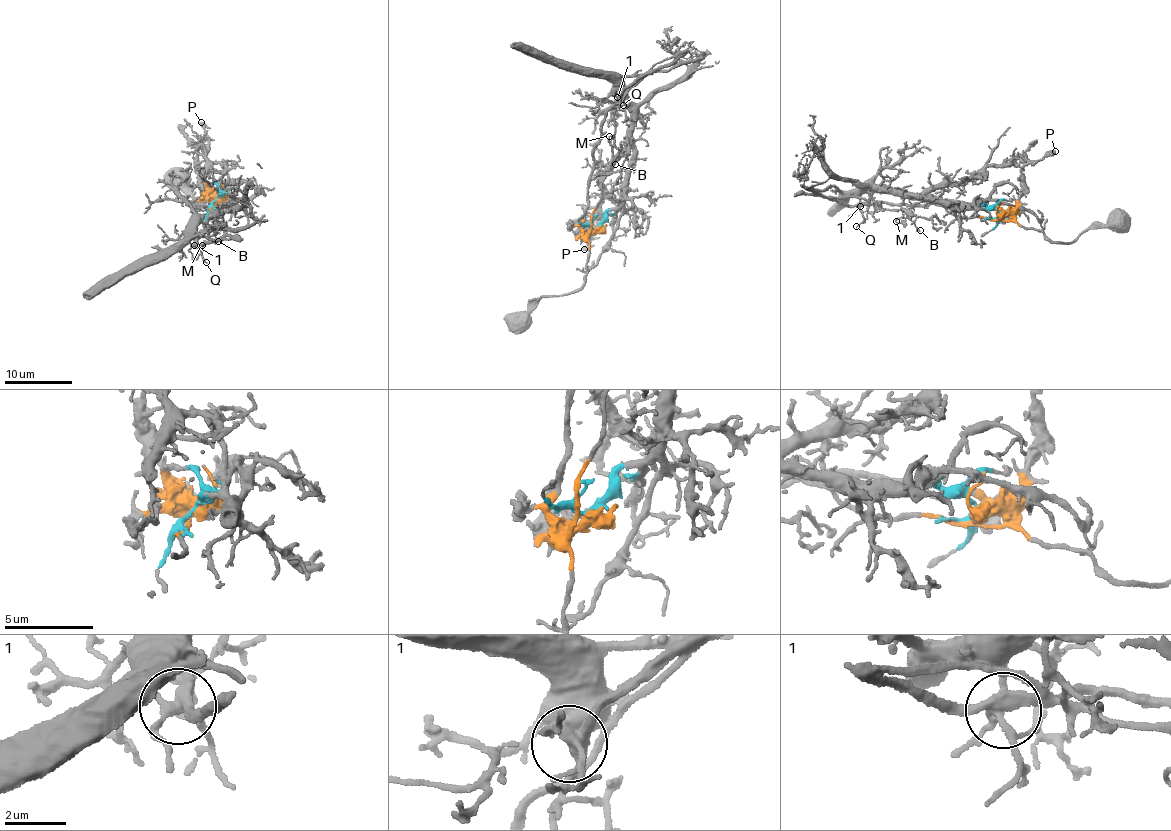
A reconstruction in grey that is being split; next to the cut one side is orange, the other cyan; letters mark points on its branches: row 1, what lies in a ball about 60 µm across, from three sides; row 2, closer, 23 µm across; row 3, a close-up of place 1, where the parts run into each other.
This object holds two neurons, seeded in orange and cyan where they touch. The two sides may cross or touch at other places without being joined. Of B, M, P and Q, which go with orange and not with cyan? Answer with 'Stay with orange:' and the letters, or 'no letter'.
Stay with orange: M, P

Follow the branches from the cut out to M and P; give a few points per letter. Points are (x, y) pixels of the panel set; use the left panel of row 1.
M: (216, 201), (210, 209), (211, 216), (209, 217), (209, 212), (204, 221), (208, 238), (201, 245)
P: (216, 201), (200, 174), (197, 152), (205, 134), (201, 121)

